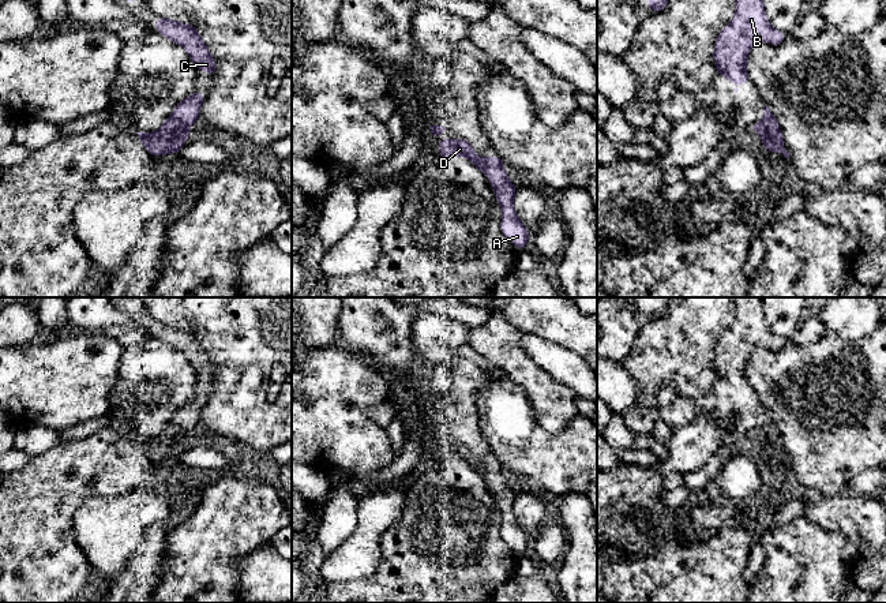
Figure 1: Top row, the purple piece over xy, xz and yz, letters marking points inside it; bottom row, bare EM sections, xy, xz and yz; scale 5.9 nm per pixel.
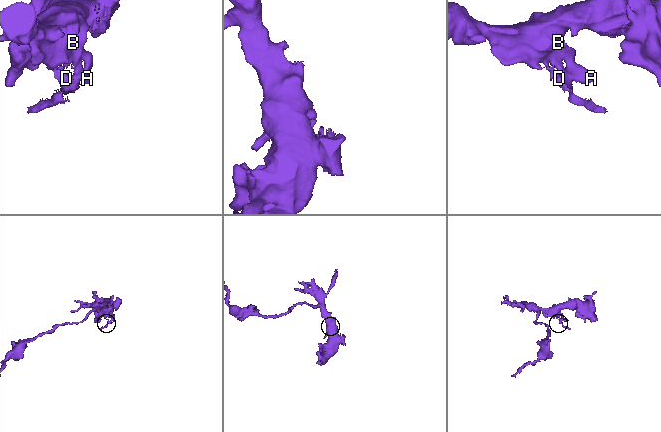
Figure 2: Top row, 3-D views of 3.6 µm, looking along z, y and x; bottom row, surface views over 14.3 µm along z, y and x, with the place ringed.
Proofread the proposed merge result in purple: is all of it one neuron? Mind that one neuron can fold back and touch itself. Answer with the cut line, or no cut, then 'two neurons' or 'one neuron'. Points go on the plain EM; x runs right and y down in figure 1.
cut in xy along (171, 420), (187, 434); two neurons

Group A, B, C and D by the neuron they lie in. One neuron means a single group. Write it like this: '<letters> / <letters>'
A B C / D

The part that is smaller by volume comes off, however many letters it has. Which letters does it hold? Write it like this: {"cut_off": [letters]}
{"cut_off": ["D"]}

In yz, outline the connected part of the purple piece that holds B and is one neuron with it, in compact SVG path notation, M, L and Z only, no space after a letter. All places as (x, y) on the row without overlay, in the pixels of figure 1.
M733 297L736 319L714 347L717 379L733 390L751 389L746 378L747 360L755 347L780 351L786 344L770 332L765 321L763 297Z

